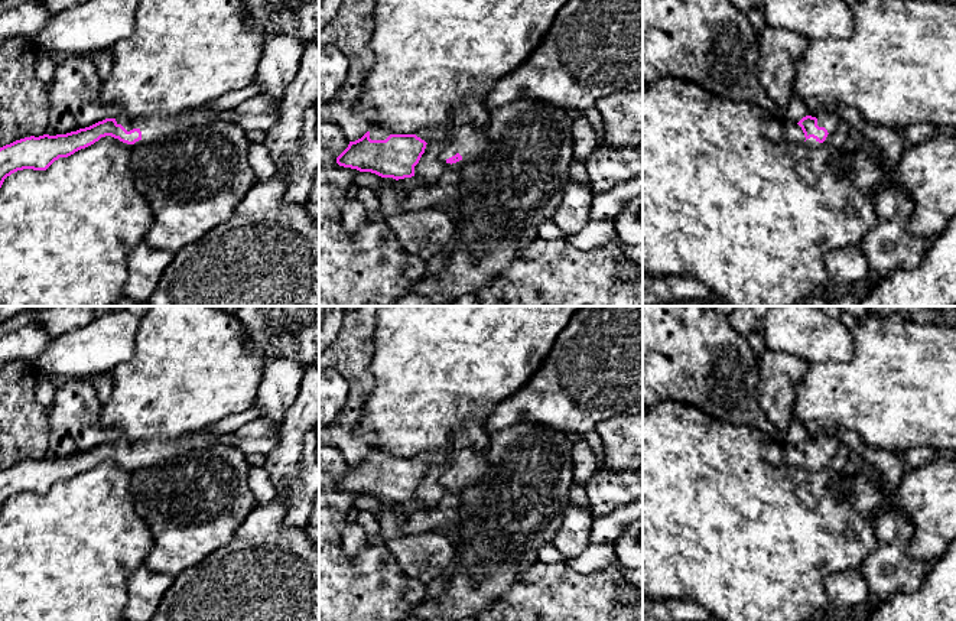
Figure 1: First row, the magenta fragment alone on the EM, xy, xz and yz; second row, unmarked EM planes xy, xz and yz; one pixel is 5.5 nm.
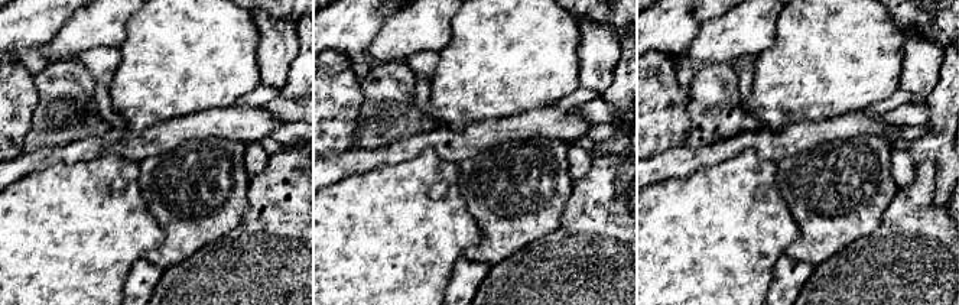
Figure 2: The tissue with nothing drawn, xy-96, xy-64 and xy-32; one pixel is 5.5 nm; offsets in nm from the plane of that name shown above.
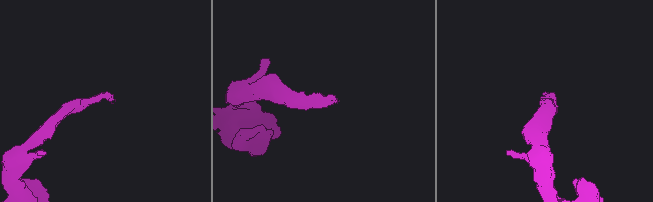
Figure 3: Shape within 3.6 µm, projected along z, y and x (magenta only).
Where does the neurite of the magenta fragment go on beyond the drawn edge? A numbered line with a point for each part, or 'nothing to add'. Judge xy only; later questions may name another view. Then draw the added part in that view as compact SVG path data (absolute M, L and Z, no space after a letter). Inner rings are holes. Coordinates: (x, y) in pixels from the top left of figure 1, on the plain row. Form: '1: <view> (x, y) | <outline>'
1: xy (155, 451) | M208 429L198 430L191 435L182 435L170 439L155 439L155 440L130 440L126 436L118 436L114 442L117 448L121 448L127 455L139 452L142 462L134 468L127 468L116 462L121 469L133 472L139 468L170 459L181 453L195 451L199 448L208 448L217 445L217 439L221 435L212 433Z

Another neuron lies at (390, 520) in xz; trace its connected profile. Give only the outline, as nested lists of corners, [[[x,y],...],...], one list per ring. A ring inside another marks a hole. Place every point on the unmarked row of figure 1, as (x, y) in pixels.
[[[383,501],[381,511],[374,517],[404,575],[427,583],[453,560],[455,542],[448,529],[403,534],[399,530],[406,521],[406,513],[399,511],[393,501]]]

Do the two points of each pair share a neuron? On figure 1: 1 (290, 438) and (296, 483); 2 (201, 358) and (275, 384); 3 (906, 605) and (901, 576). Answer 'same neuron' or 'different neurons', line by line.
1: same neuron
2: different neurons
3: different neurons

